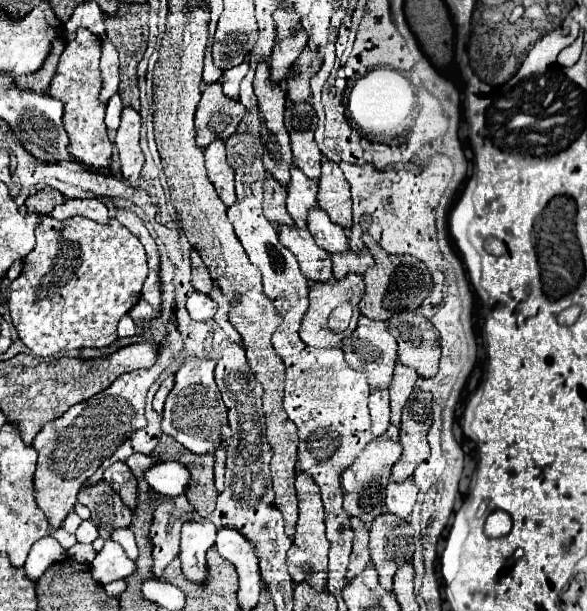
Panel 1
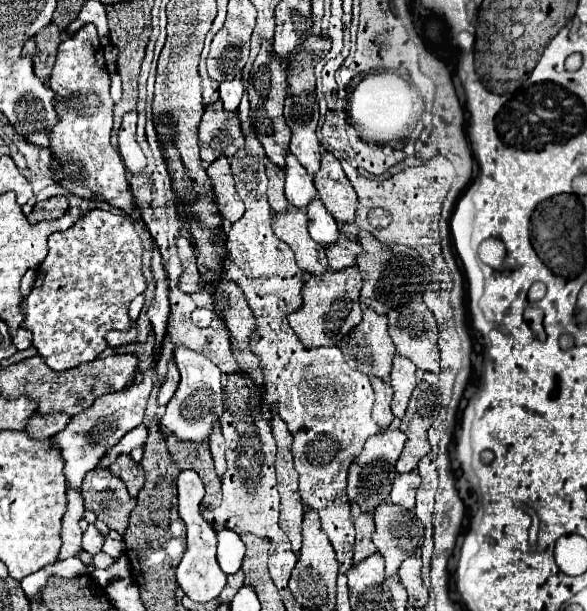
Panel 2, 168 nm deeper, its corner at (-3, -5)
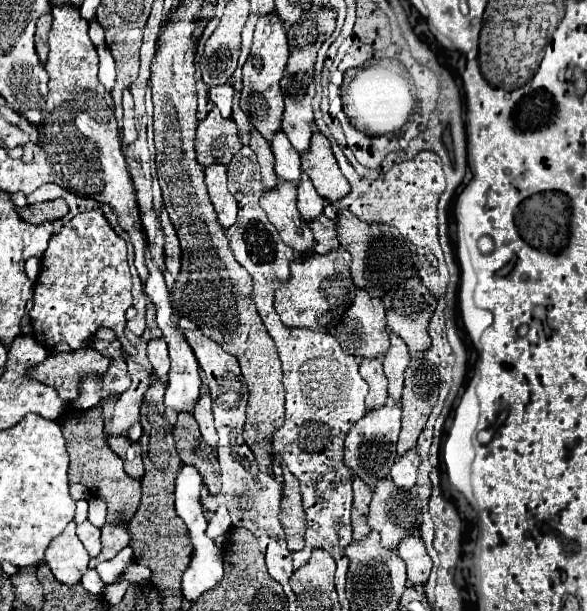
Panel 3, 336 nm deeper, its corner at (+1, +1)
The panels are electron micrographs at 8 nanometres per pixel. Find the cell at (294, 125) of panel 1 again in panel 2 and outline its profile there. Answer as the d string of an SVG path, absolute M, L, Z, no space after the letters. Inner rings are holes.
M313 93L287 95L285 99L285 121L291 127L291 153L299 159L299 163L315 175L319 171L321 151L317 141L317 121L319 121L319 105Z

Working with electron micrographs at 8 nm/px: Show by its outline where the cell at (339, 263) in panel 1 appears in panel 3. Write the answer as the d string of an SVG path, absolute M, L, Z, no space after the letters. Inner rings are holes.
M321 215L315 221L311 221L309 225L311 225L313 235L315 235L315 245L313 245L315 253L325 255L333 249L339 249L339 229L331 219Z

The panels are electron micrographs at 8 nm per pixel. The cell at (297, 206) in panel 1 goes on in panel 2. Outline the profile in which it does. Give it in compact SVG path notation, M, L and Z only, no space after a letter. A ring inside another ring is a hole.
M291 153L285 159L285 195L289 205L297 209L305 209L307 203L317 195L313 177L301 167L301 163Z

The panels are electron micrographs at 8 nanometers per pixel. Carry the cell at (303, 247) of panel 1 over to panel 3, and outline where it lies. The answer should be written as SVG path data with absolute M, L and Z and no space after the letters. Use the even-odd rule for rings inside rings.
M281 183L275 191L267 191L261 197L261 207L289 247L301 255L313 249L311 227L301 219L301 213L297 209L295 183Z

